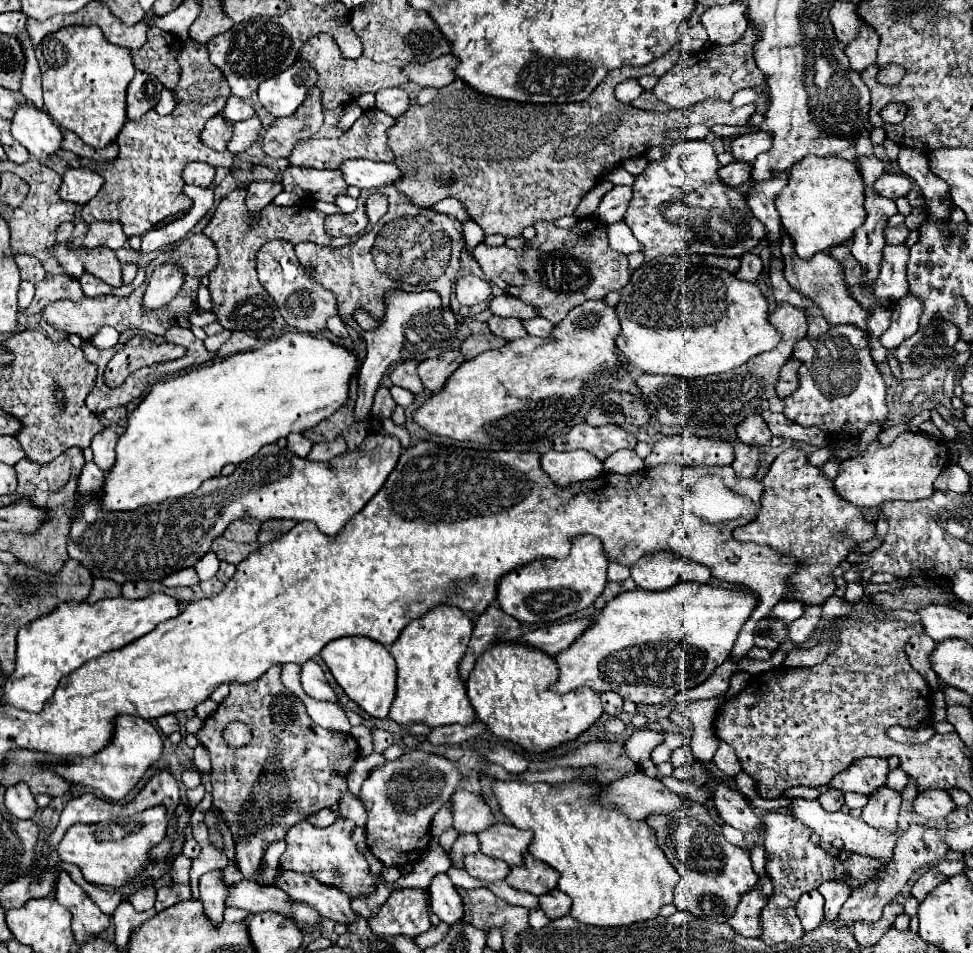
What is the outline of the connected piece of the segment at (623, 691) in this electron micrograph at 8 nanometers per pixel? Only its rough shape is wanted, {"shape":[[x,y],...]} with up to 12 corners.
{"shape":[[623,592],[557,654],[587,686],[665,704],[729,658],[755,594]]}

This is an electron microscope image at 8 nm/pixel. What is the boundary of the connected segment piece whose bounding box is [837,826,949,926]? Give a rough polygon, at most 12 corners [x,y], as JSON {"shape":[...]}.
{"shape":[[911,826],[891,864],[843,904],[837,924],[875,922],[913,870],[941,860],[937,828]]}

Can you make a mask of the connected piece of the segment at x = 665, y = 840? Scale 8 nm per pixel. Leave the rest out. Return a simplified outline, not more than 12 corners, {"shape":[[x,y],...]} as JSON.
{"shape":[[697,802],[651,816],[673,904],[727,922],[759,880]]}

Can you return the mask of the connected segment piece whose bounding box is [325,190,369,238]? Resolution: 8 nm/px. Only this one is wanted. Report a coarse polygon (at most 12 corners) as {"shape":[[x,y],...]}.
{"shape":[[362,190],[353,214],[331,214],[325,220],[327,236],[357,236],[365,232],[365,200]]}

